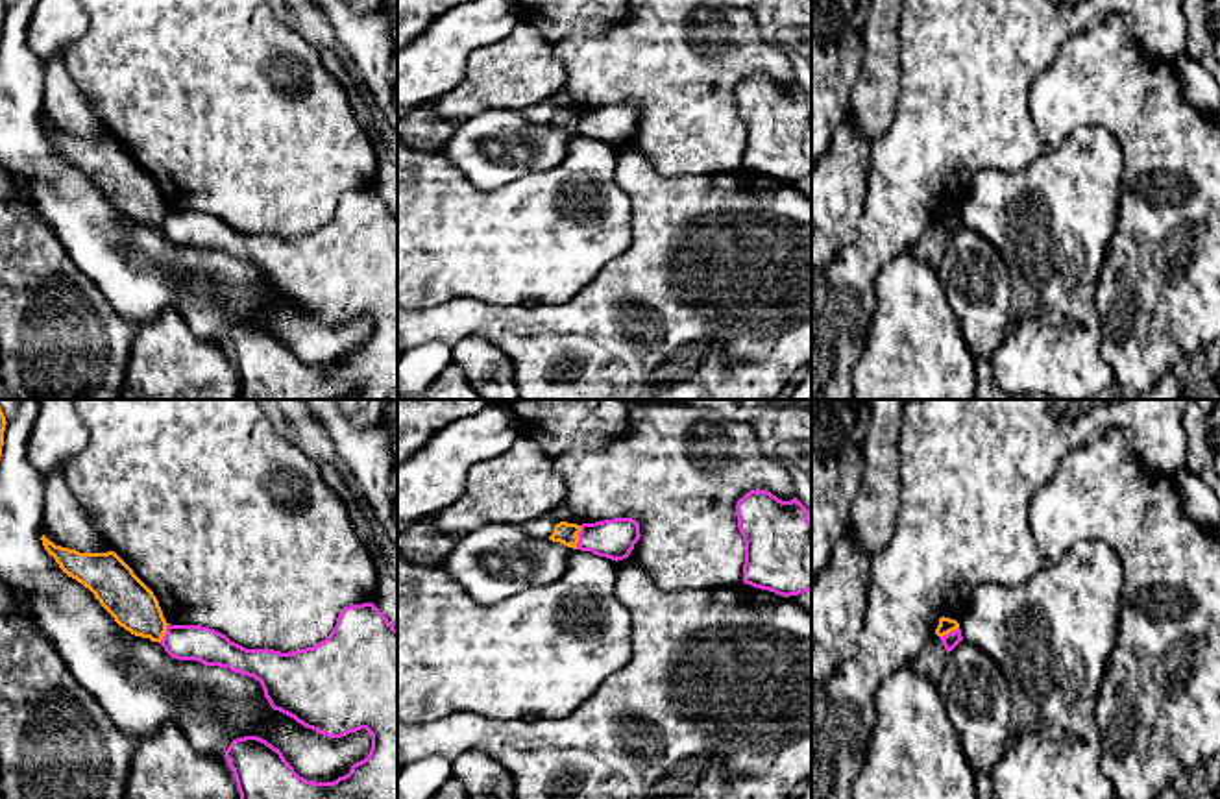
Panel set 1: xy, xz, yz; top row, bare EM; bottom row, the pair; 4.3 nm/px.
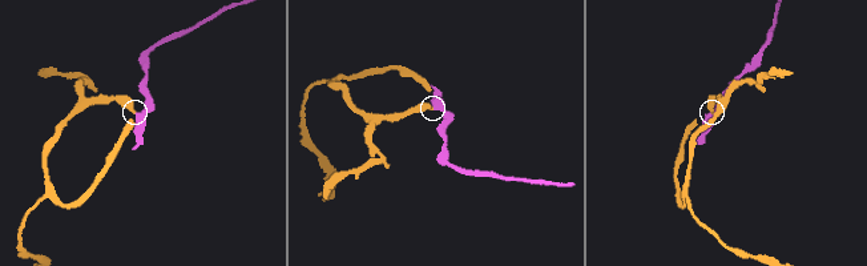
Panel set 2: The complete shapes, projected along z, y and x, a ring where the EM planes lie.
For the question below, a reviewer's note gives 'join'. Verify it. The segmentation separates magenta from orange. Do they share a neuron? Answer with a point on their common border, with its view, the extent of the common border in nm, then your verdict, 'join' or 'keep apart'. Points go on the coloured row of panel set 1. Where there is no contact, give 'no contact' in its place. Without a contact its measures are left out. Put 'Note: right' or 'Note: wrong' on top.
Note: wrong
xz (579, 537) | 110 nm | keep apart

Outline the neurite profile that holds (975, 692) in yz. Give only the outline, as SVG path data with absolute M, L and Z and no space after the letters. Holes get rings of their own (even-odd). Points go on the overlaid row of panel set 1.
M961 640L937 682L945 712L974 773L989 773L1007 747L1009 684L994 660Z

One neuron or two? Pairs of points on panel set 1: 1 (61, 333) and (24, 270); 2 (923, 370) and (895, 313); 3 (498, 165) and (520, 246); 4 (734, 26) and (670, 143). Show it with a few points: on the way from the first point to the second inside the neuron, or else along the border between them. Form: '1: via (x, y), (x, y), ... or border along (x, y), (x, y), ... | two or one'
1: via (50, 319), (28, 285) | one
2: via (915, 356), (914, 331), (910, 328) | one
3: border along (544, 169), (494, 189), (479, 189), (463, 174) | two
4: via (705, 56), (686, 74), (686, 113) | one

